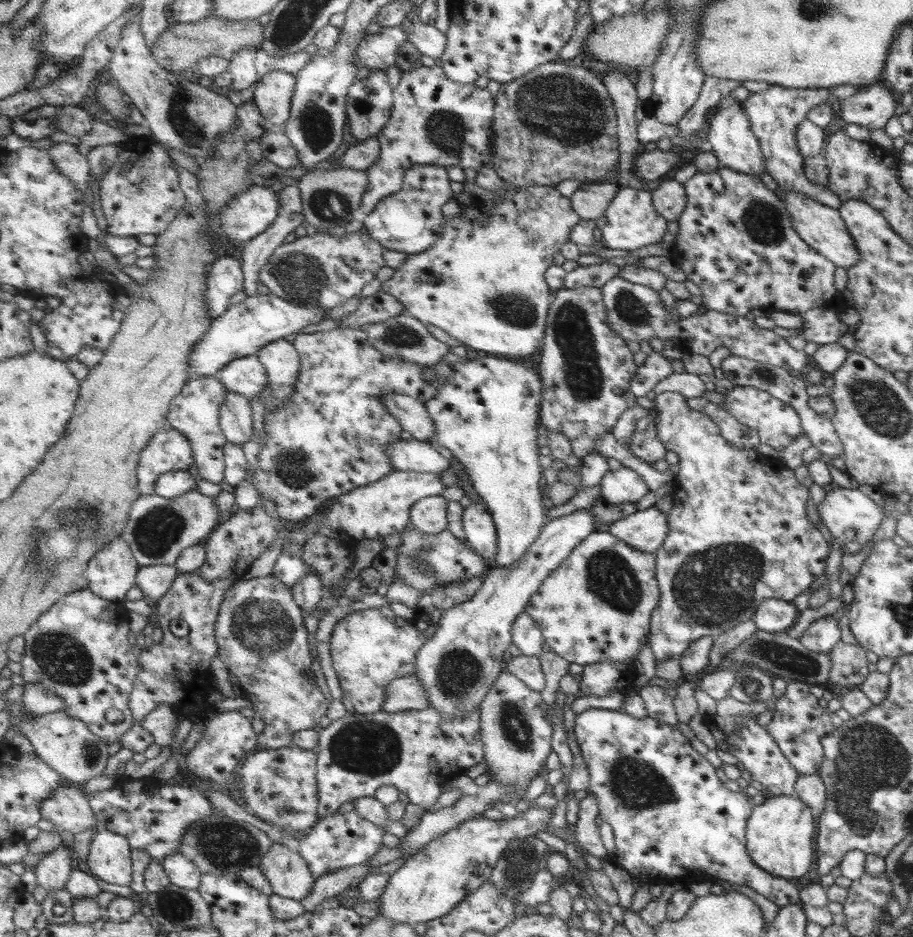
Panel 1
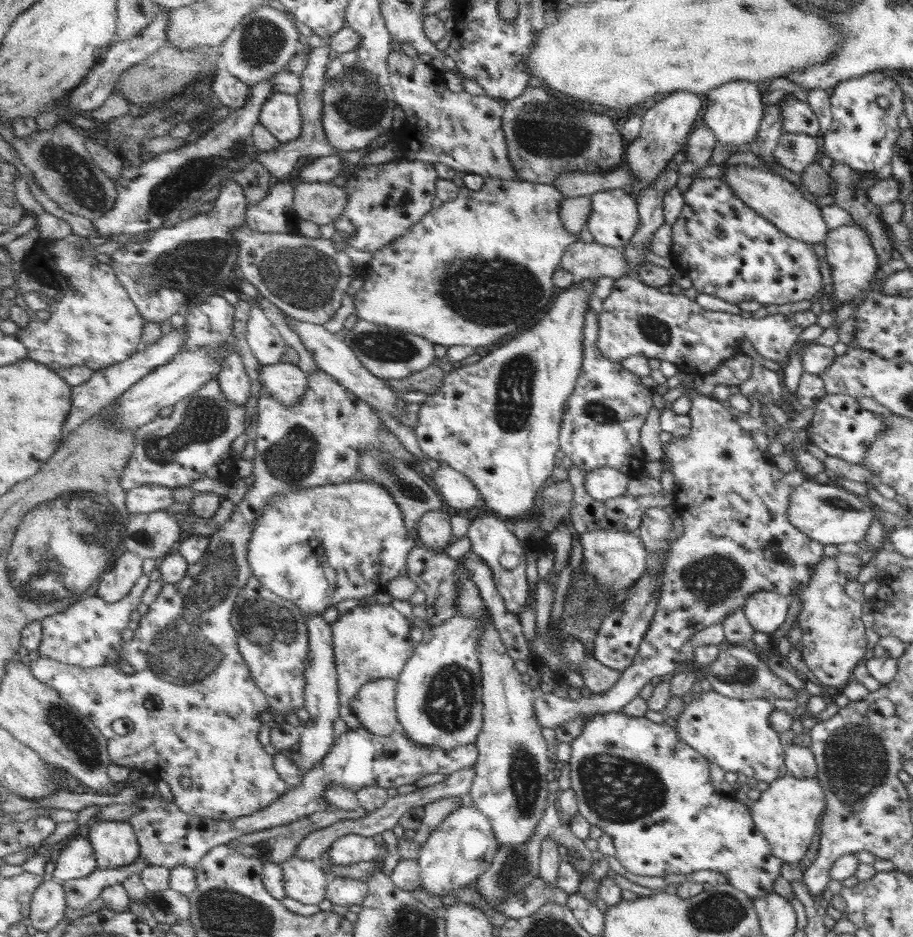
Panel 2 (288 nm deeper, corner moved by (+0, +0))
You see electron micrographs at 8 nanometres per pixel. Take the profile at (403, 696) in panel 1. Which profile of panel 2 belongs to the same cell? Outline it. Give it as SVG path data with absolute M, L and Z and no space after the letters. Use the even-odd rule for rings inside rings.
M375 680L365 684L355 700L363 726L375 734L393 734L401 728L399 708L399 680Z

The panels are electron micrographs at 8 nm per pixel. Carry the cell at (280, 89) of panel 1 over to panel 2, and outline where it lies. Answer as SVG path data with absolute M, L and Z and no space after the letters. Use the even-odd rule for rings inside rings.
M275 92L261 112L261 126L271 130L283 144L299 140L303 136L303 114L299 96Z

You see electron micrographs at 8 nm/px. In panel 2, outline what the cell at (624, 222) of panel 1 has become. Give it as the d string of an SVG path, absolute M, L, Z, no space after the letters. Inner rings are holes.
M627 190L595 192L589 202L591 214L585 226L593 240L601 246L623 250L639 228L637 202L631 200Z

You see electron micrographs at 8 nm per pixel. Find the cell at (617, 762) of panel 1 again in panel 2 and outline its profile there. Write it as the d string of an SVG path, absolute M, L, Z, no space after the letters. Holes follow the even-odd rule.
M609 712L609 714L597 714L597 716L589 716L587 722L581 726L581 734L571 740L571 758L569 758L569 778L571 778L571 790L575 792L575 800L577 800L577 814L583 816L591 826L599 826L603 830L603 834L609 834L615 846L615 858L619 860L619 864L631 872L631 874L639 874L639 876L661 876L665 878L667 874L685 874L689 876L691 872L697 870L711 870L711 872L719 872L727 878L727 884L731 884L733 888L741 890L743 894L747 894L751 900L759 900L767 894L773 894L773 882L775 878L781 876L781 860L777 860L771 854L771 848L767 844L767 840L759 834L759 830L755 828L753 820L751 820L751 812L749 808L739 802L735 796L727 796L727 794L719 794L713 790L711 782L709 782L709 770L707 770L707 758L703 758L695 748L691 748L689 744L685 744L679 736L677 730L663 724L655 724L651 720L647 720L645 716L627 716L621 712Z

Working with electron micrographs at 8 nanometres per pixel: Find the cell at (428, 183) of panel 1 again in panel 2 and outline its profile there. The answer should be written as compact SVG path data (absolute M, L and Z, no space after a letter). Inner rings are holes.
M393 160L389 164L363 166L361 172L345 186L351 200L335 230L349 246L375 254L381 248L387 248L389 244L399 240L401 236L409 234L411 228L415 228L429 214L429 210L433 208L433 200L437 198L435 184L437 170L429 162L425 164L421 160Z

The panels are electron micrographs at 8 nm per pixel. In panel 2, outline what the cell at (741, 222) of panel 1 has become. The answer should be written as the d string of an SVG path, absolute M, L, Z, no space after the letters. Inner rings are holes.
M695 178L689 188L683 192L683 210L679 212L677 220L671 224L671 254L669 254L673 266L677 268L679 274L687 276L693 284L693 288L697 290L697 294L709 294L709 296L715 296L727 304L733 304L733 306L739 306L741 302L759 302L763 306L769 306L769 304L787 304L787 302L799 302L799 300L811 300L823 286L821 286L821 274L819 274L819 258L815 256L813 252L813 244L805 244L805 242L799 242L799 240L793 240L789 238L787 234L783 234L779 228L775 228L769 220L765 220L763 216L759 216L755 210L751 210L749 206L743 206L743 202L733 194L733 190L725 184L725 178Z

